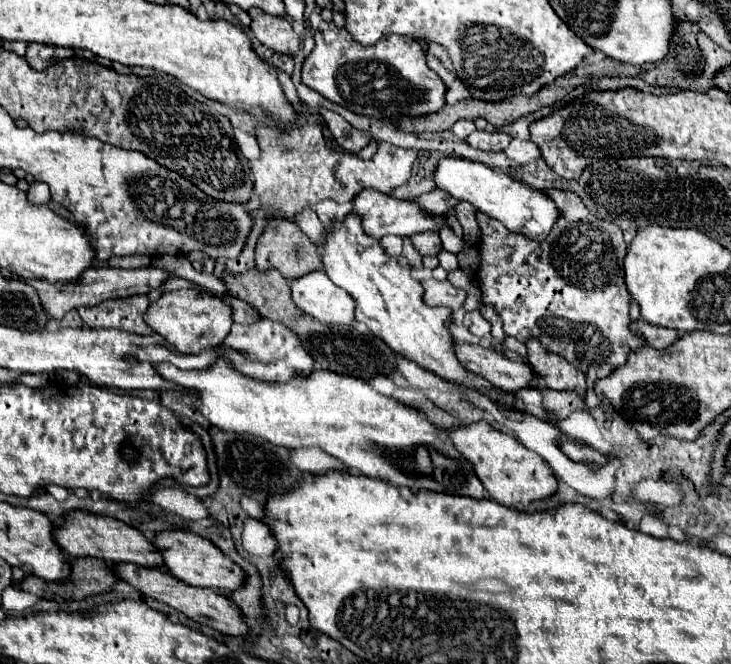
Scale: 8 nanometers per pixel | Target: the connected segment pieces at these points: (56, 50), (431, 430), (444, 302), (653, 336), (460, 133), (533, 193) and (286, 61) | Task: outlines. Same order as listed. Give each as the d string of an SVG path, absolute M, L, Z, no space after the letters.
M29 44L25 60L33 70L47 70L53 62L71 58L73 50L71 48L59 48L59 46L43 46L43 44Z
M219 358L219 362L207 370L179 370L173 364L161 364L157 366L157 370L165 380L183 386L191 396L199 398L201 414L221 430L253 434L285 448L319 446L323 452L341 460L355 472L361 472L371 478L383 478L391 484L407 486L415 492L429 490L441 494L469 496L475 500L487 498L485 488L475 476L471 462L467 462L467 458L463 458L455 450L447 430L435 426L417 406L405 404L391 396L383 396L361 378L343 376L331 370L315 370L309 378L295 378L287 384L271 384L241 376L223 358Z
M425 280L423 282L423 288L425 288L425 302L429 306L447 306L451 310L459 310L467 298L467 292L465 290L455 290L455 286L449 282L449 280Z
M643 318L633 322L633 332L643 336L647 340L647 344L653 346L653 348L667 348L675 340L679 340L679 336L681 336L681 332L677 332L677 330L667 330L667 328L661 328L661 326L651 326L649 322L643 322Z
M461 120L461 122L455 122L451 130L455 132L455 136L457 136L457 138L465 140L465 138L475 130L475 124L473 124L471 120Z
M443 158L435 170L435 184L443 188L453 198L465 200L475 206L475 210L499 220L511 232L523 234L527 238L543 240L551 232L551 226L559 220L561 210L547 196L545 190L537 190L527 186L525 182L513 180L511 176L493 170L481 162L459 160L459 158Z
M273 54L273 56L271 56L271 62L275 64L277 70L287 72L287 74L293 74L293 58L291 58L291 56L285 56L285 54Z

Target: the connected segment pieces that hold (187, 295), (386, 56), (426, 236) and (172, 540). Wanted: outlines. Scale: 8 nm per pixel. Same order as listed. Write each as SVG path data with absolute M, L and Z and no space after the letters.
M201 290L165 292L157 302L149 304L145 322L183 354L197 354L205 348L221 344L233 324L231 306L227 306L219 296L211 296Z
M321 22L315 30L315 48L303 62L303 82L355 114L395 120L399 116L427 116L445 106L447 86L425 64L421 44L409 36L389 34L375 46L359 46L347 28Z
M433 232L413 234L413 236L411 236L411 242L415 244L415 248L417 248L423 256L437 256L437 254L443 250L439 234L433 234Z
M185 530L159 532L155 538L155 546L163 554L167 570L191 586L217 588L223 592L233 592L235 588L241 588L245 584L247 574L243 572L243 568L239 564L235 564L229 556L225 556L211 540L207 540L199 534L185 532Z

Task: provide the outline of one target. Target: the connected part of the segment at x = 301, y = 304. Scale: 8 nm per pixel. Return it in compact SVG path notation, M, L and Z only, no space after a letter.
M323 270L291 280L291 294L299 310L325 324L351 324L355 320L355 300L335 286Z

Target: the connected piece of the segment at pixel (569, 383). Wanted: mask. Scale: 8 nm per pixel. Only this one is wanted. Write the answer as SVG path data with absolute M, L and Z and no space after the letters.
M535 338L527 340L525 346L527 346L529 364L543 378L547 388L553 388L553 390L575 390L581 396L585 394L585 390L587 390L585 378L571 362L567 362L565 358L561 358L557 354L551 354Z

